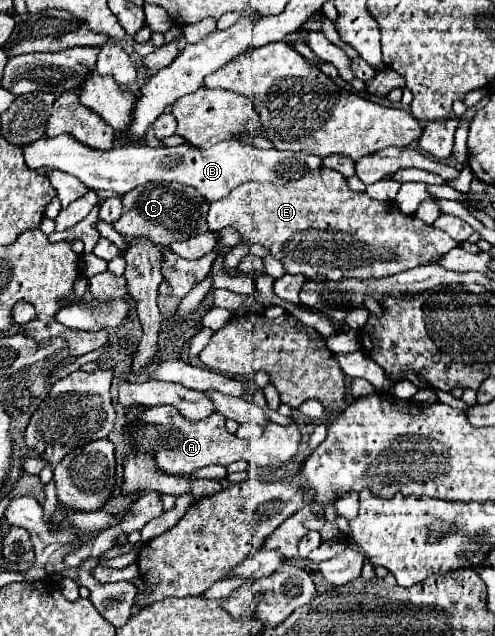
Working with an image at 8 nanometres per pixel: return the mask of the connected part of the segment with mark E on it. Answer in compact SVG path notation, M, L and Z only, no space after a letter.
M314 169L298 181L286 185L274 183L244 183L220 201L210 203L208 229L218 233L226 227L236 227L244 241L256 241L270 249L272 257L282 261L288 273L302 273L310 281L340 281L346 277L380 279L408 271L420 265L436 263L444 253L458 247L458 243L418 217L404 215L392 201L376 201L368 193L356 193L348 187L346 179L332 169Z

